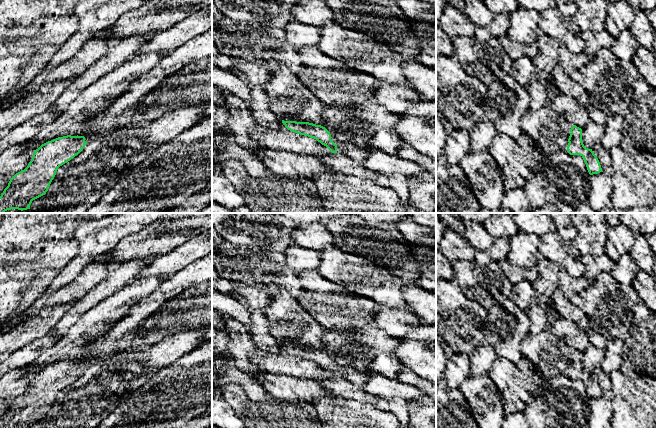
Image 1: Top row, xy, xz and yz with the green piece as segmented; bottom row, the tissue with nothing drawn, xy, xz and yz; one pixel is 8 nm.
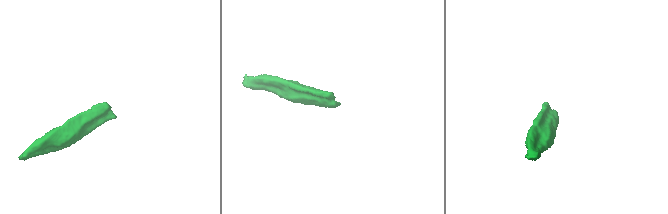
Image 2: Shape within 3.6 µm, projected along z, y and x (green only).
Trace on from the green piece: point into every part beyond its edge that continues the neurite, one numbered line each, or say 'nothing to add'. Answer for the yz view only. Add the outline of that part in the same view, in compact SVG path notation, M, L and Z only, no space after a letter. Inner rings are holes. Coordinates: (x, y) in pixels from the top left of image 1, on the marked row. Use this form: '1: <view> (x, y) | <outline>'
1: yz (559, 138) | M569 124L568 130L554 130L550 137L544 139L544 144L549 145L555 149L553 153L558 151L567 151L566 146L569 139L570 129L573 127L573 124Z

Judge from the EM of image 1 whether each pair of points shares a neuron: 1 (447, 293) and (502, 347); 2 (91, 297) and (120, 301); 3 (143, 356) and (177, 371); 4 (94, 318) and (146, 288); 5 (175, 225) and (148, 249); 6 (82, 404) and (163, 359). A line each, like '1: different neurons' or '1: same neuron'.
1: different neurons
2: different neurons
3: different neurons
4: same neuron
5: same neuron
6: same neuron

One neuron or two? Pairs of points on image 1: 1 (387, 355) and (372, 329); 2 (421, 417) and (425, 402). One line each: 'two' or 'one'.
1: one
2: one

